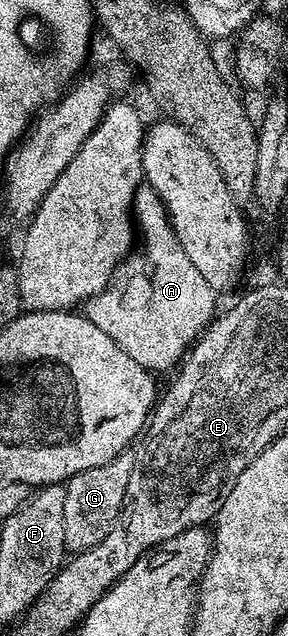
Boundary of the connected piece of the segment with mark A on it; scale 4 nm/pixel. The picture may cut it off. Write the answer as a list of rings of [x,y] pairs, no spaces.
[[[140,185],[133,213],[138,228],[139,225],[143,228],[143,253],[136,252],[120,264],[107,288],[87,300],[85,316],[141,367],[148,371],[174,370],[217,310],[213,302],[207,301],[209,290],[205,279],[189,263],[189,255],[185,255],[185,247],[181,247],[167,218],[167,208],[151,185]]]

